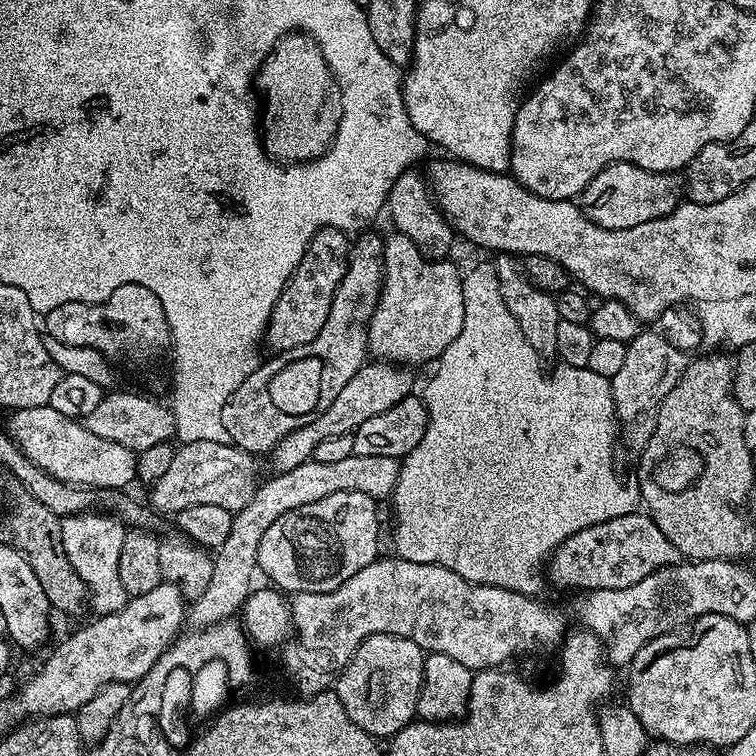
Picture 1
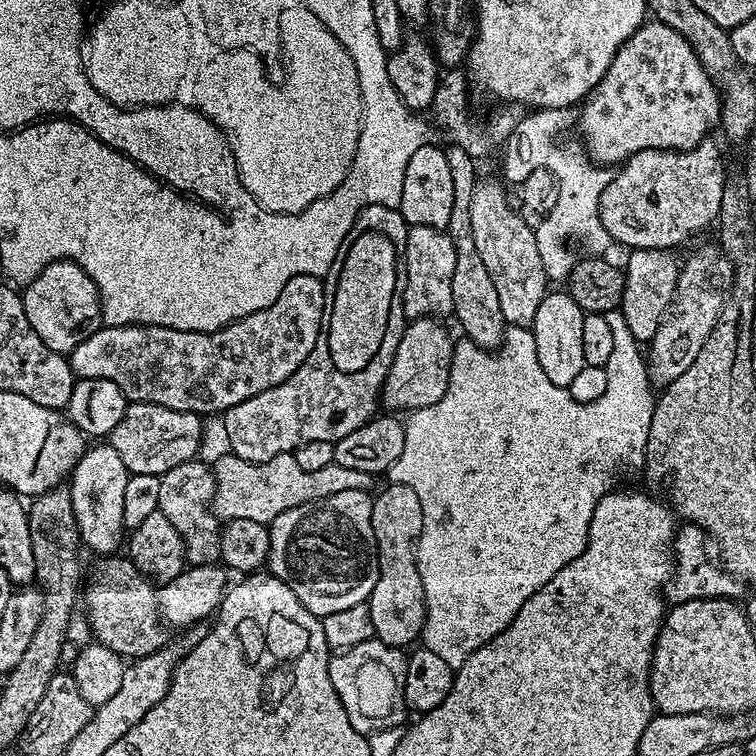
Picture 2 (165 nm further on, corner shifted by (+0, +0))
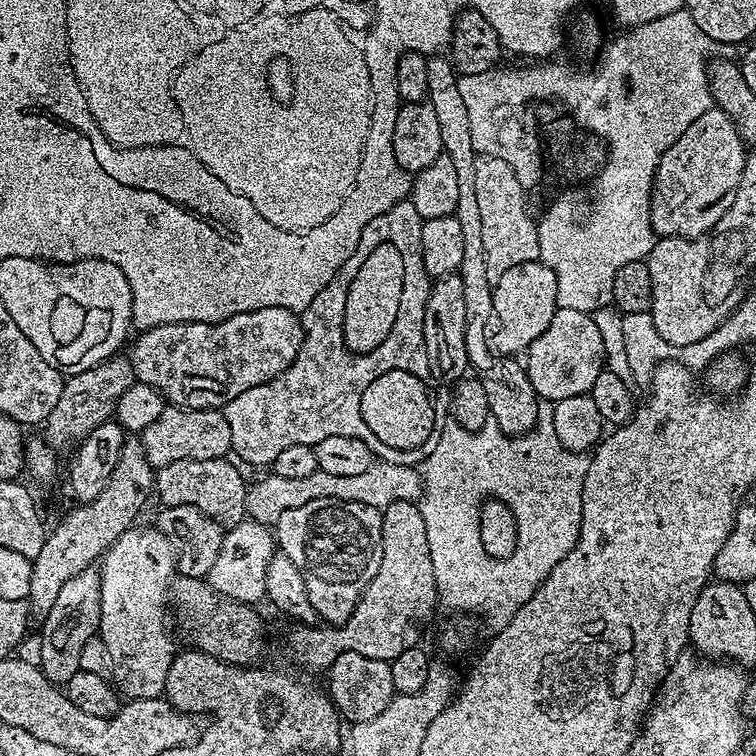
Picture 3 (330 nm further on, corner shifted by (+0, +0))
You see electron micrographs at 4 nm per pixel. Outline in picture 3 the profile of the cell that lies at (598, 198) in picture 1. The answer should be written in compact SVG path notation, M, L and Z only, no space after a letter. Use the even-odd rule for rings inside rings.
M715 106L708 107L700 118L695 119L687 127L686 132L674 142L674 146L664 151L664 157L656 167L656 182L652 185L652 228L657 237L700 238L711 233L718 218L722 218L722 214L730 210L734 194L738 194L738 181L742 179L745 155L745 141L740 139L732 119L722 109Z

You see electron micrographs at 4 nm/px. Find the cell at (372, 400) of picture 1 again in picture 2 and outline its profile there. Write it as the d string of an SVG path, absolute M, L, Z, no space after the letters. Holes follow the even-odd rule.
M436 318L408 320L402 338L398 342L398 350L394 354L392 368L384 379L382 404L388 410L407 414L418 408L434 406L442 394L446 394L446 386L450 382L450 362L454 339L443 328Z

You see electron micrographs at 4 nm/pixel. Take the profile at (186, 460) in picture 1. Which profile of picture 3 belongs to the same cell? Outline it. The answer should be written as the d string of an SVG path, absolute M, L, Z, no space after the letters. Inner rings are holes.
M374 462L370 470L363 474L340 477L339 474L315 472L307 478L278 478L265 474L261 480L248 484L246 506L247 515L260 524L274 526L286 510L295 510L298 506L306 506L306 502L314 502L314 498L338 498L342 502L362 502L366 506L386 509L390 503L403 500L419 501L424 493L424 483L420 477L419 467L410 464L386 464Z

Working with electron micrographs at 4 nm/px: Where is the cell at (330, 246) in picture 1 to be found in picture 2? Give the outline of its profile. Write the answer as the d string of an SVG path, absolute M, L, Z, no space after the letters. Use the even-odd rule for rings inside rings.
M295 276L282 286L282 294L278 294L266 310L235 320L217 332L187 332L157 324L101 326L94 334L78 342L76 352L88 360L88 369L82 372L83 379L106 378L106 382L114 382L129 401L197 414L223 414L238 406L238 402L246 402L246 398L254 398L254 394L262 394L262 390L270 390L270 386L286 382L286 378L306 362L310 350L314 350L318 342L323 313L324 280L319 276Z

